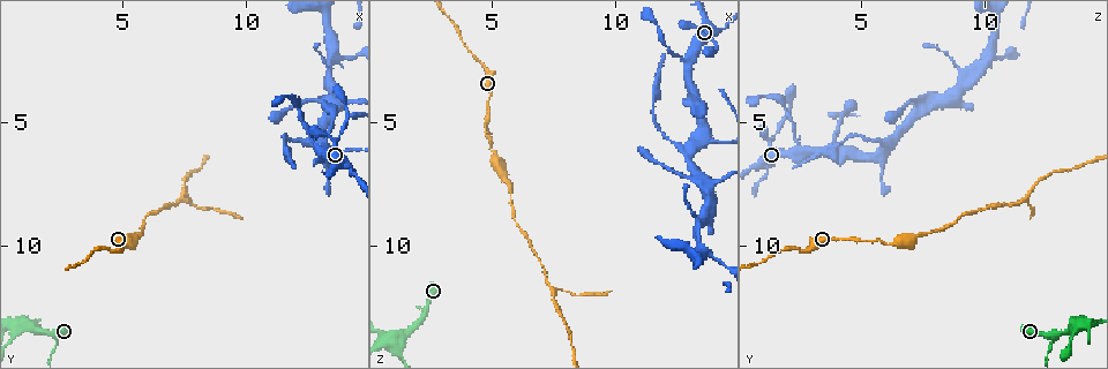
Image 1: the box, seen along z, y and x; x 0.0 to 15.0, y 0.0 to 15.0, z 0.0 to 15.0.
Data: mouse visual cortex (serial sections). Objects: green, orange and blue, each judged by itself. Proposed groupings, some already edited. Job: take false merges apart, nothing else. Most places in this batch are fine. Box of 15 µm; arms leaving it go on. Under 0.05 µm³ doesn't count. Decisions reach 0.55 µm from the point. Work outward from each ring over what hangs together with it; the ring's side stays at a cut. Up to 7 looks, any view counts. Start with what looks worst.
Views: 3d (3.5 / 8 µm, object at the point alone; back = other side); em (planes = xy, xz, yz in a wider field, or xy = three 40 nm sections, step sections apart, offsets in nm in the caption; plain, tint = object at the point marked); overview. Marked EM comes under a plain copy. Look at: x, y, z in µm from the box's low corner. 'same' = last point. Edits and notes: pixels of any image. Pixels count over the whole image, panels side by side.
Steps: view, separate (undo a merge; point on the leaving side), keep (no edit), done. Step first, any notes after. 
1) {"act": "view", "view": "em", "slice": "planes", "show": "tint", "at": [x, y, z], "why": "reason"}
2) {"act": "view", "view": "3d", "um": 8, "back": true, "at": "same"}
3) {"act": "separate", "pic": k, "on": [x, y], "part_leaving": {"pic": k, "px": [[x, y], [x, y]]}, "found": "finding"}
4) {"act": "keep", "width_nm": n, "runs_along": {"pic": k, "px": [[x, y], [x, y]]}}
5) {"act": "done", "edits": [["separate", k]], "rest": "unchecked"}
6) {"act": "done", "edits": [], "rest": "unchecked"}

{"act": "view", "view": "3d", "um": 3.5, "at": [12.2, 5.8, 5.8], "why": "sudden change in width"}

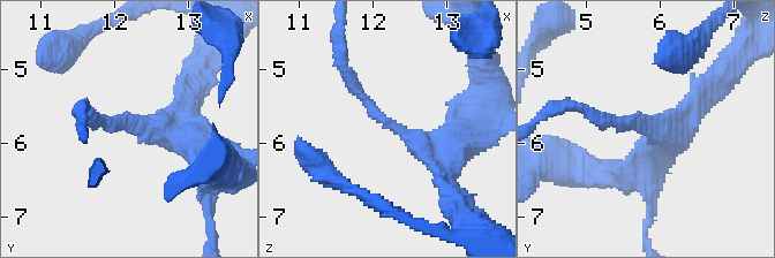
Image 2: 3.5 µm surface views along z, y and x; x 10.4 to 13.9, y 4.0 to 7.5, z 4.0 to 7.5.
{"act": "view", "view": "em", "slice": "xy", "step": 2, "show": "tint", "at": [12.25, 5.75, 5.75], "arm_widths_nm": [150, 400]}

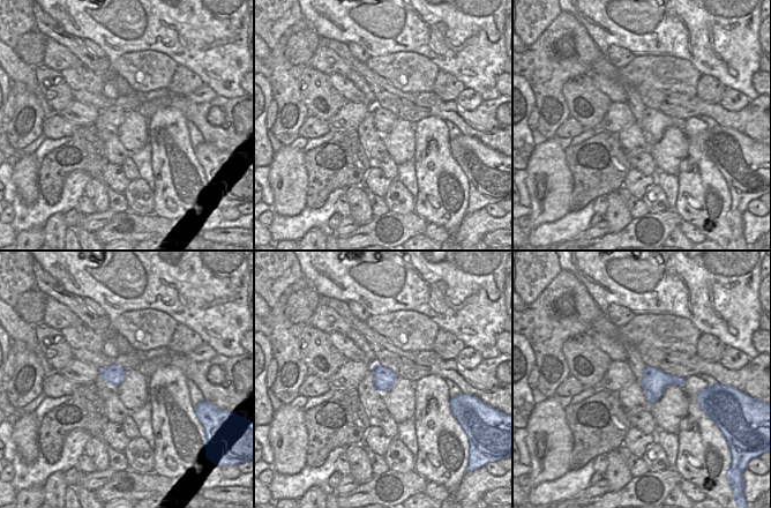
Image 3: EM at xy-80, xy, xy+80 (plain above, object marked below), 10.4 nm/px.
{"act": "keep", "runs_along": {"pic": 2, "px": [[197, 142], [84, 109]]}, "found": "all the same cell"}

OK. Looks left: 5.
{"act": "view", "view": "3d", "um": 3.5, "at": [7.3, 8.1, 11.5], "why": "a fork"}

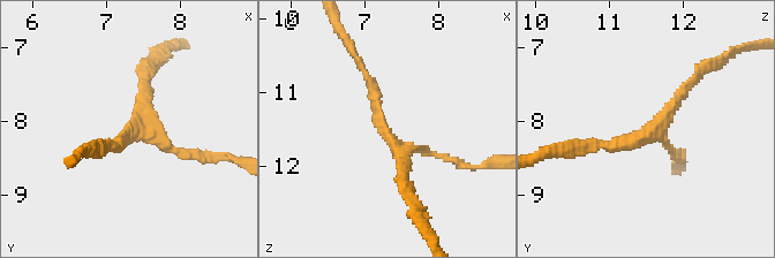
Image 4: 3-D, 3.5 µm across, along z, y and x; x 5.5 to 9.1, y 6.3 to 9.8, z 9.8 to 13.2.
{"act": "view", "view": "em", "slice": "xy", "step": 2, "show": "tint", "at": [7.30, 8.05, 11.60]}

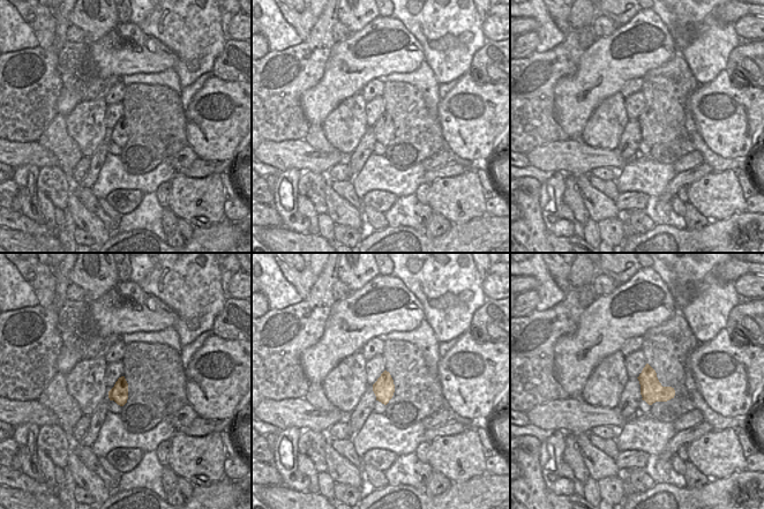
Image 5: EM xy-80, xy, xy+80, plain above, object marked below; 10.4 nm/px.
{"act": "keep", "runs_along": {"pic": 4, "px": [[589, 145], [637, 142], [701, 68]]}, "found": "all the same cell"}

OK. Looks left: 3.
{"act": "view", "view": "3d", "um": 3.5, "at": [2.3, 13.9, 12.7], "why": "sharp bend"}

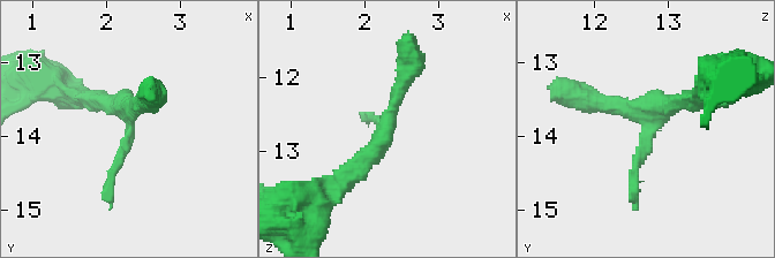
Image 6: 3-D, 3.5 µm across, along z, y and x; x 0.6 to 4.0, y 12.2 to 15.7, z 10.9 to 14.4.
{"act": "view", "view": "em", "slice": "xy", "step": 1, "show": "tint", "at": [2.35, 13.85, 12.70]}

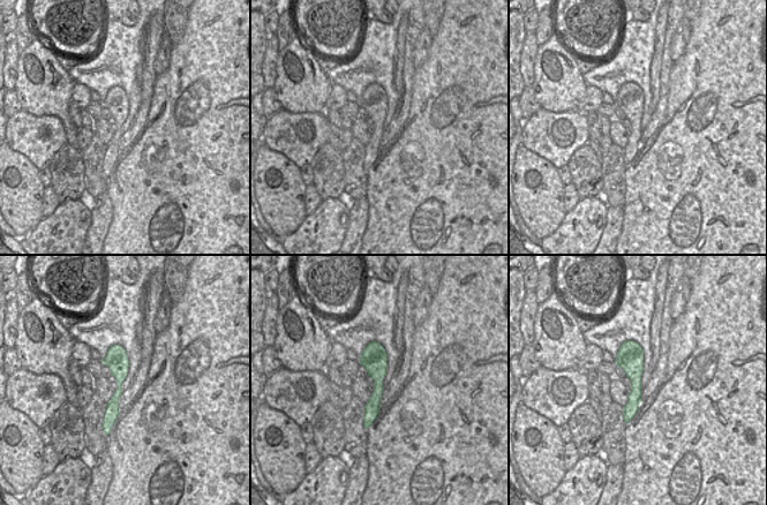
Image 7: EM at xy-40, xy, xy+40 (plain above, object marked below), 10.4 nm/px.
{"act": "keep", "arm_widths_nm": [150, 250, 250], "runs_along": {"pic": 6, "px": [[589, 100], [642, 107], [633, 192]]}, "found": "continuous, no second cell"}

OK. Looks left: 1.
{"act": "done", "edits": [], "rest": "unchecked"}

